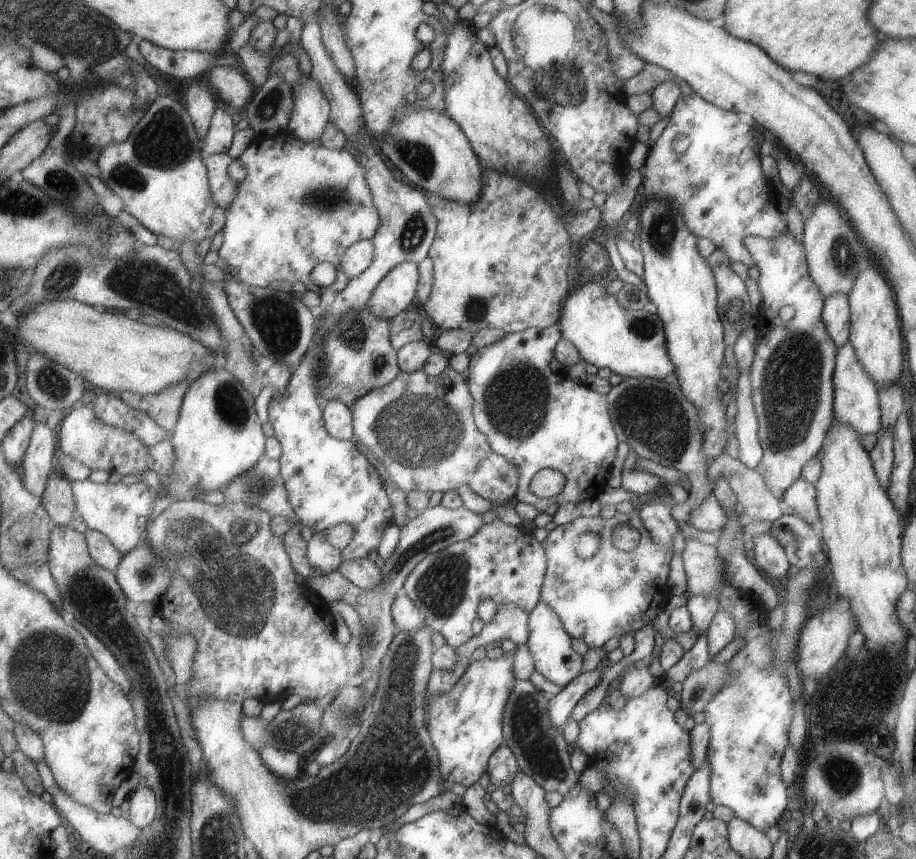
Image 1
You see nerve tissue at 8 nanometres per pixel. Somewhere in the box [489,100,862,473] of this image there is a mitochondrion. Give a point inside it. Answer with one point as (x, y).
(792, 377)

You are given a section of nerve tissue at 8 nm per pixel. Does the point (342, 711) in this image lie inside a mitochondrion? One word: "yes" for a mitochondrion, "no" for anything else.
yes

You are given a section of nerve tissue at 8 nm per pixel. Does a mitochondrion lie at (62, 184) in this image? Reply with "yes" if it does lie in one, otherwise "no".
yes

